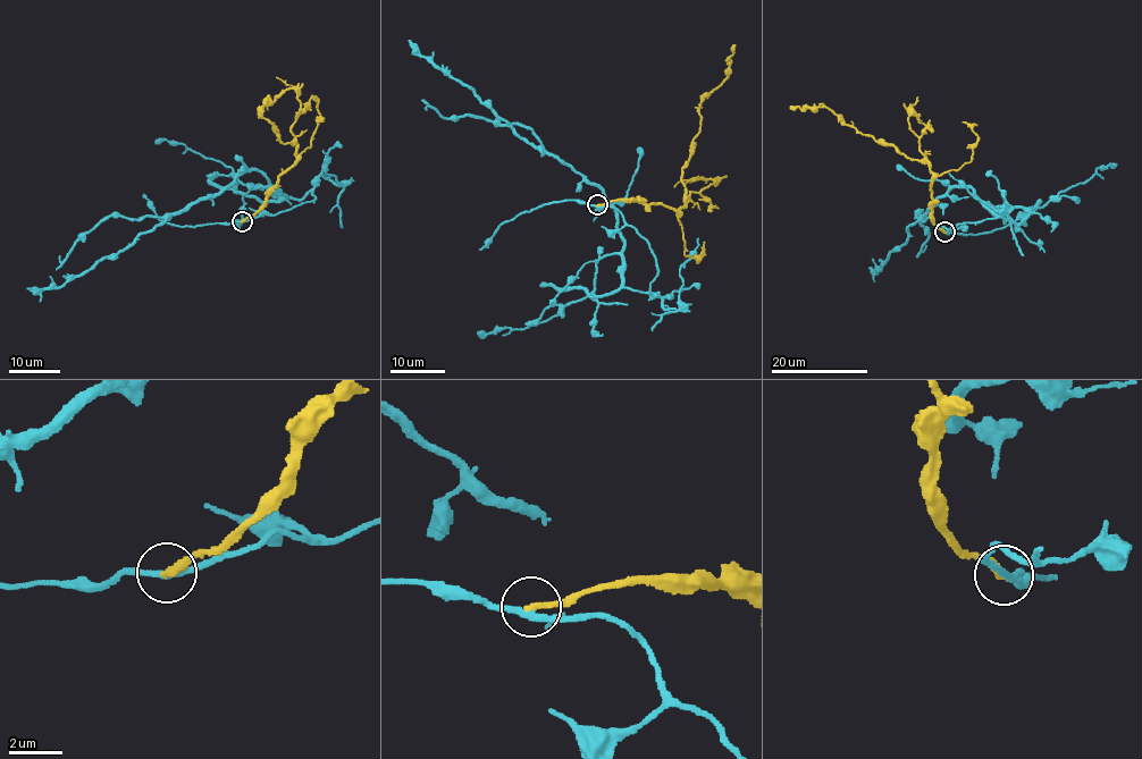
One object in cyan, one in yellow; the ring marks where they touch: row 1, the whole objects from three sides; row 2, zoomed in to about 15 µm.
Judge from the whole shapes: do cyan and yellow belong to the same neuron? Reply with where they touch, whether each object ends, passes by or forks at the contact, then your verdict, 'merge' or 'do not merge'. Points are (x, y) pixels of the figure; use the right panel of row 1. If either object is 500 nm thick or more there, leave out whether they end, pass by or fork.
(945, 232) | cyan passes by | yellow ends | do not merge

